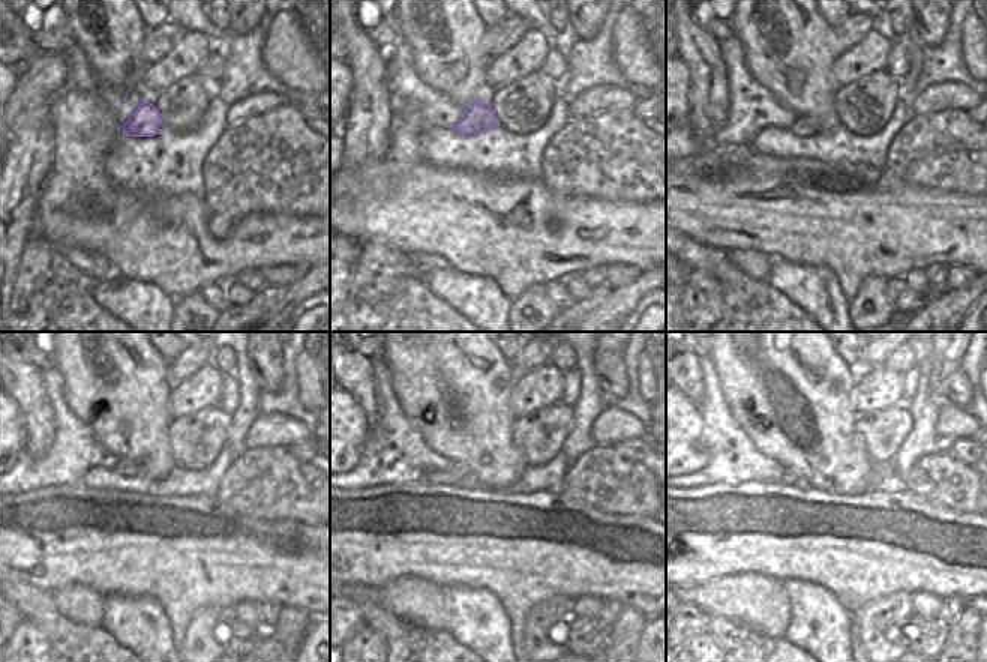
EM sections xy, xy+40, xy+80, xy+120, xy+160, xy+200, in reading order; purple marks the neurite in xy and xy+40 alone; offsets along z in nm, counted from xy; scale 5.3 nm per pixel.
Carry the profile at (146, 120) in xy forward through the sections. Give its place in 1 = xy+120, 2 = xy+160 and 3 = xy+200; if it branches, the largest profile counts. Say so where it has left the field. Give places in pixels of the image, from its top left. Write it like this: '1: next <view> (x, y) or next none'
1: next xy+120 (126, 467)
2: next xy+160 (459, 470)
3: next xy+200 (788, 478)

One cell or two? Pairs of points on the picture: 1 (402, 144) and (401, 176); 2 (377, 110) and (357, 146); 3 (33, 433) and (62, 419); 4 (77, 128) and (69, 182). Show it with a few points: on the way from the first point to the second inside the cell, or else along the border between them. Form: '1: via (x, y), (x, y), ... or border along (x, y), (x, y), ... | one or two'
1: border along (387, 156), (398, 162), (422, 161) | two
2: via (369, 119), (366, 137) | one
3: border along (45, 388), (53, 409), (53, 443), (44, 455) | two
4: via (77, 141), (77, 168) | one

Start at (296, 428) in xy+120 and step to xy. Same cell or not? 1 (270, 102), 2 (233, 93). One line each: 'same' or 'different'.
1: same
2: different

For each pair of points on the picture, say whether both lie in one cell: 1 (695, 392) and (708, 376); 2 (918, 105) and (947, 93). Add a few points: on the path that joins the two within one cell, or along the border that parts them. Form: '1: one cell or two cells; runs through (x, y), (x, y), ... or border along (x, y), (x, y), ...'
1: two cells; border along (710, 355), (699, 361), (704, 398), (698, 406)
2: one cell; runs through (926, 102), (939, 96)

